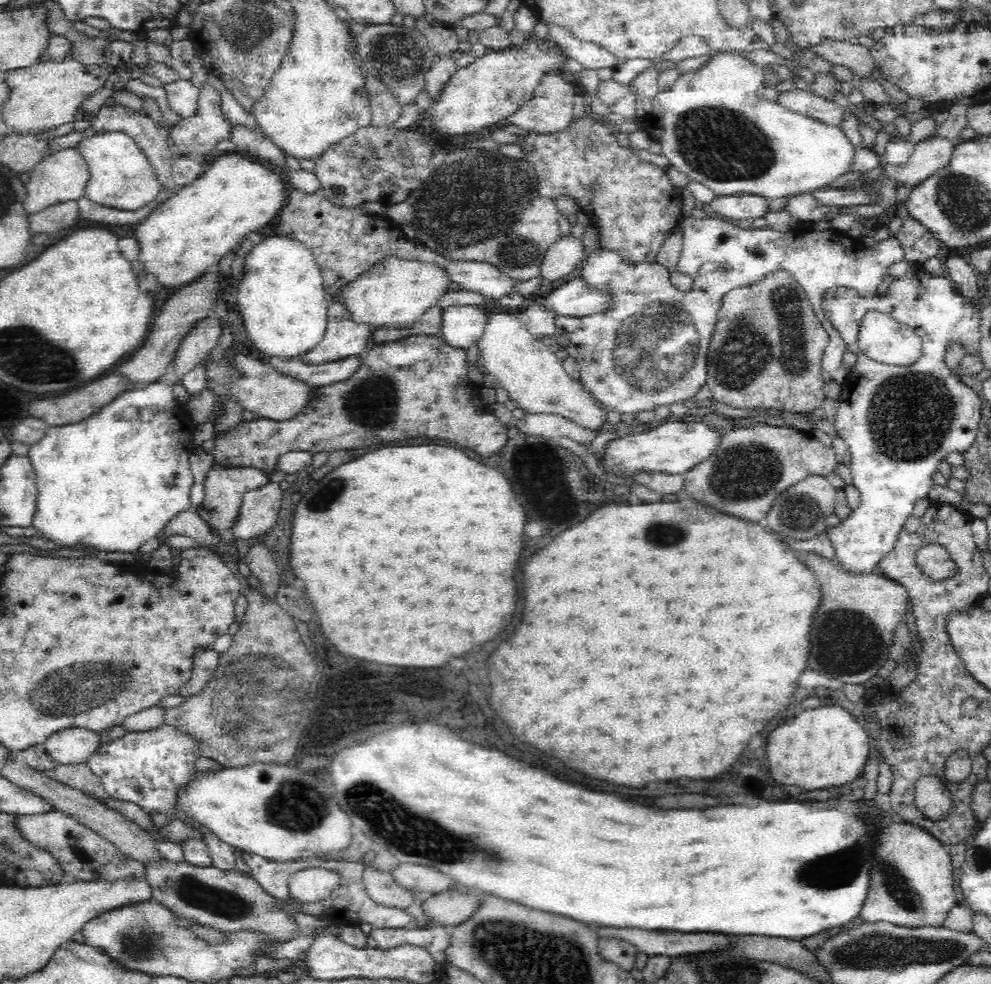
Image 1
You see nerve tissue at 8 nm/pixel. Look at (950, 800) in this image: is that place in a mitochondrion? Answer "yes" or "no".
no

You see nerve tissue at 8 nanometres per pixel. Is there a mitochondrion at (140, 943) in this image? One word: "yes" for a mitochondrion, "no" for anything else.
yes

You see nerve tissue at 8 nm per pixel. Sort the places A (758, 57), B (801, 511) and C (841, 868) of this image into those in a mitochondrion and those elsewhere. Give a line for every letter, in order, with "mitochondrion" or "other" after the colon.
A: other
B: mitochondrion
C: mitochondrion

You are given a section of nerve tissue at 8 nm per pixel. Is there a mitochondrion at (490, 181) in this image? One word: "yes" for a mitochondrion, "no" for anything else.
yes

